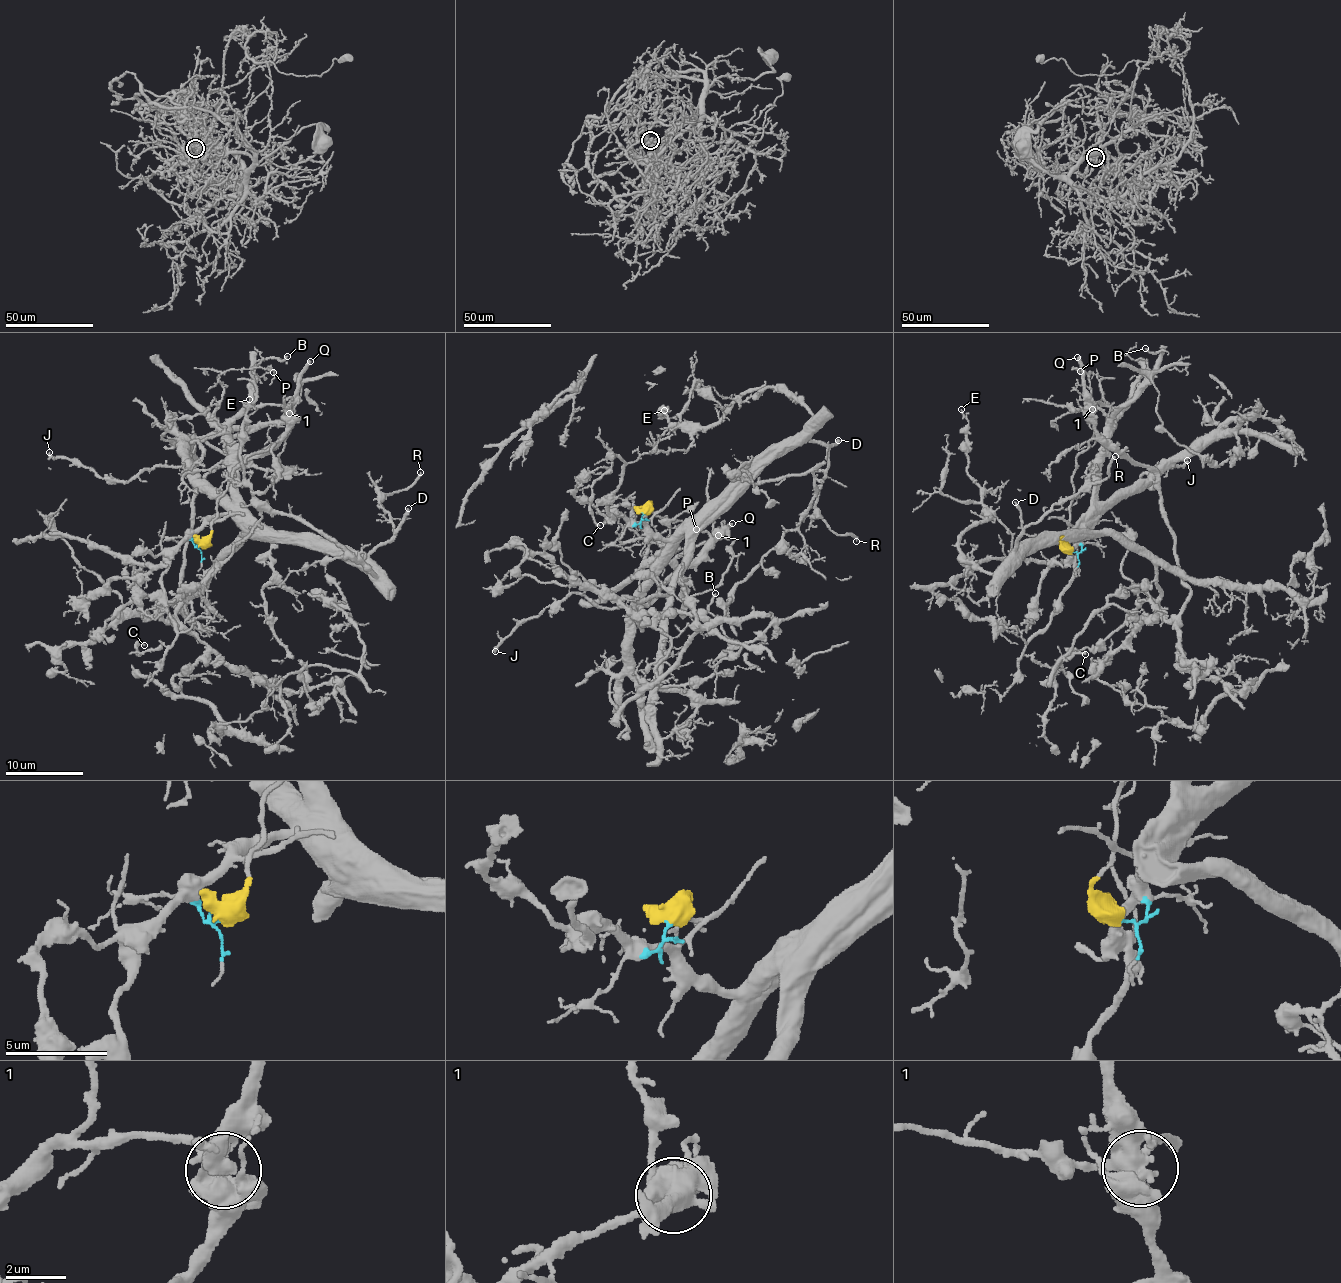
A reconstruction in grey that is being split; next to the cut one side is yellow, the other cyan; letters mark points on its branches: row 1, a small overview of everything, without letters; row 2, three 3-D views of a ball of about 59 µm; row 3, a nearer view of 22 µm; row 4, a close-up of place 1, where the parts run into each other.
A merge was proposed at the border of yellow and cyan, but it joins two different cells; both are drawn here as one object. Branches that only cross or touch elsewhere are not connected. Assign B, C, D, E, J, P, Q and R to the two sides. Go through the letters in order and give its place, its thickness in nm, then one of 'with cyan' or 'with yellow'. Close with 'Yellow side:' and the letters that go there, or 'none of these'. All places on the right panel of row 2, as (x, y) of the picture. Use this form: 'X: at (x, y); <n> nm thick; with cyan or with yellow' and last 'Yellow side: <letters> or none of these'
B: at (1145, 348); 200 nm thick; with cyan
C: at (1085, 654); 190 nm thick; with cyan
D: at (1015, 502); 320 nm thick; with cyan
E: at (961, 409); 120 nm thick; with cyan
J: at (1187, 460); 260 nm thick; with cyan
P: at (1080, 371); 90 nm thick; with cyan
Q: at (1077, 357); 360 nm thick; with yellow
R: at (1115, 456); 240 nm thick; with cyan
Yellow side: Q

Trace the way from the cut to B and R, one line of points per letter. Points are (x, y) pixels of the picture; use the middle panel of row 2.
B: (643, 512), (634, 524), (673, 539), (662, 555), (682, 582), (680, 595), (687, 612), (704, 611), (716, 594)
R: (643, 512), (634, 524), (670, 538), (806, 439), (820, 440), (828, 453), (817, 511), (856, 541)

